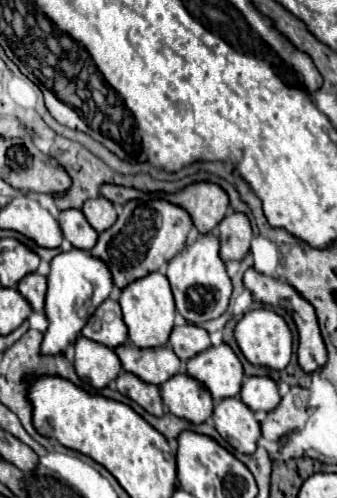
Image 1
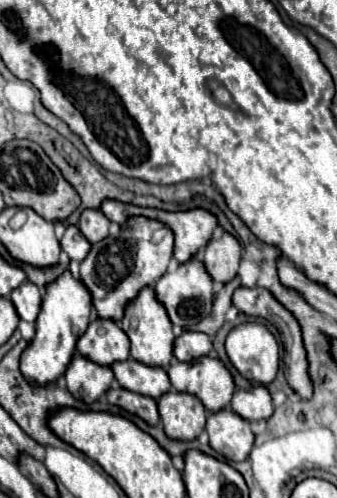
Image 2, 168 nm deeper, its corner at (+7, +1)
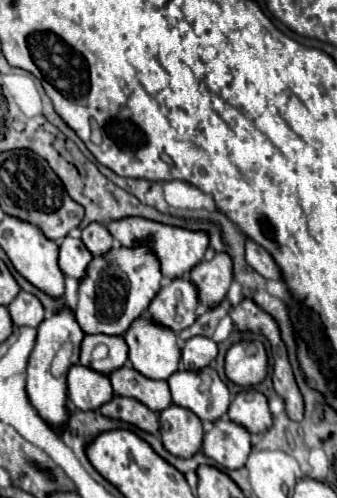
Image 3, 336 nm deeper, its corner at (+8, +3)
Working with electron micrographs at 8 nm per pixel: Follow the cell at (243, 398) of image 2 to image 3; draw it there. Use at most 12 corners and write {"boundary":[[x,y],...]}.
{"boundary":[[242,390],[228,418],[250,434],[272,426],[268,400],[256,390]]}

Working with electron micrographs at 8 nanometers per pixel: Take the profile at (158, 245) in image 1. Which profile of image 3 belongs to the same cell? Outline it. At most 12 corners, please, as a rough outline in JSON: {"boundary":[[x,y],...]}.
{"boundary":[[146,246],[96,256],[80,282],[84,334],[122,336],[160,290]]}

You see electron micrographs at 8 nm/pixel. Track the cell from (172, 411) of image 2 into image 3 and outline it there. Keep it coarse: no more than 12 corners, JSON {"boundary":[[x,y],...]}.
{"boundary":[[172,404],[160,412],[160,438],[178,458],[202,448],[202,422]]}

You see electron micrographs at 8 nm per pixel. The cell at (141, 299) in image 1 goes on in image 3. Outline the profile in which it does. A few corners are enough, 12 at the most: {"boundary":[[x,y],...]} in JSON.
{"boundary":[[138,318],[124,334],[130,364],[150,380],[178,370],[172,330]]}

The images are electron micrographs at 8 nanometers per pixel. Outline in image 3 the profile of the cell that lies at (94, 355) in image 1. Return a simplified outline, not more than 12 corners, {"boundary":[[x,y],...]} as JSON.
{"boundary":[[86,366],[68,370],[68,398],[78,410],[112,400],[108,376]]}

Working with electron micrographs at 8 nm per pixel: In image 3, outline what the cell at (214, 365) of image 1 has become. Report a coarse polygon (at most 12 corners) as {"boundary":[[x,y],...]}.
{"boundary":[[210,366],[168,378],[172,402],[202,422],[228,412],[230,392]]}

